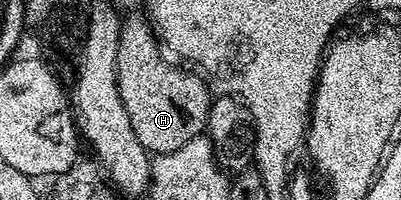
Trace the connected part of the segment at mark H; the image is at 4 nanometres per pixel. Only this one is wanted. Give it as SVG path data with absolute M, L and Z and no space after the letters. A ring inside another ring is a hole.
M132 17L129 21L127 18L120 26L116 78L122 105L126 107L126 115L130 115L130 127L134 127L138 143L142 143L149 154L159 155L178 151L178 147L205 132L214 97L199 72L191 68L175 69L164 61L165 54L153 26L141 17Z

